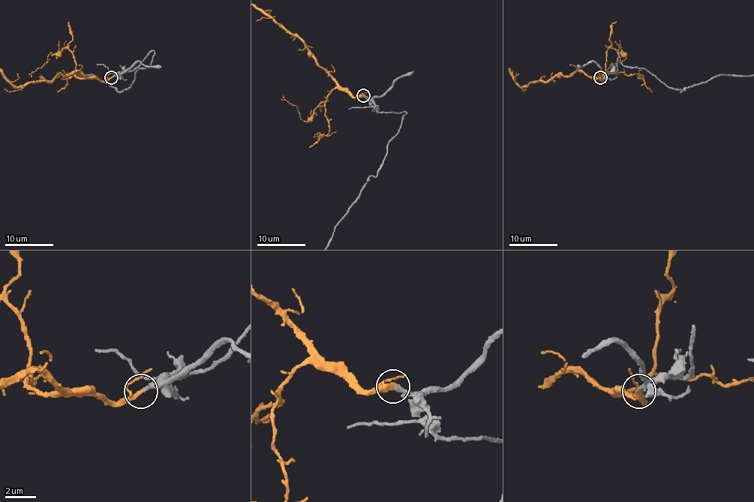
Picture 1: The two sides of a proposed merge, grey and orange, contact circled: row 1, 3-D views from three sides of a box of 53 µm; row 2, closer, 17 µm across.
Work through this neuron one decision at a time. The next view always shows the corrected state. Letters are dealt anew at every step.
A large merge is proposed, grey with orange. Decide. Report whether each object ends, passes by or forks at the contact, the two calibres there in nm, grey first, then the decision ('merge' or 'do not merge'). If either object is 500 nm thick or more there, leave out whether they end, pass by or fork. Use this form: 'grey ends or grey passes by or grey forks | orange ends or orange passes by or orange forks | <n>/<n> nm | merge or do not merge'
grey ends | orange passes by | 280/240 nm | merge

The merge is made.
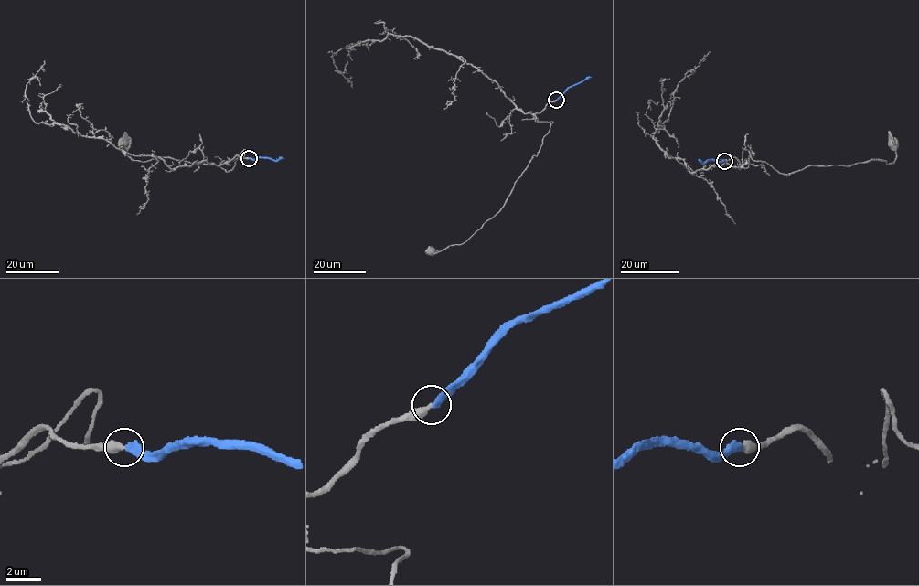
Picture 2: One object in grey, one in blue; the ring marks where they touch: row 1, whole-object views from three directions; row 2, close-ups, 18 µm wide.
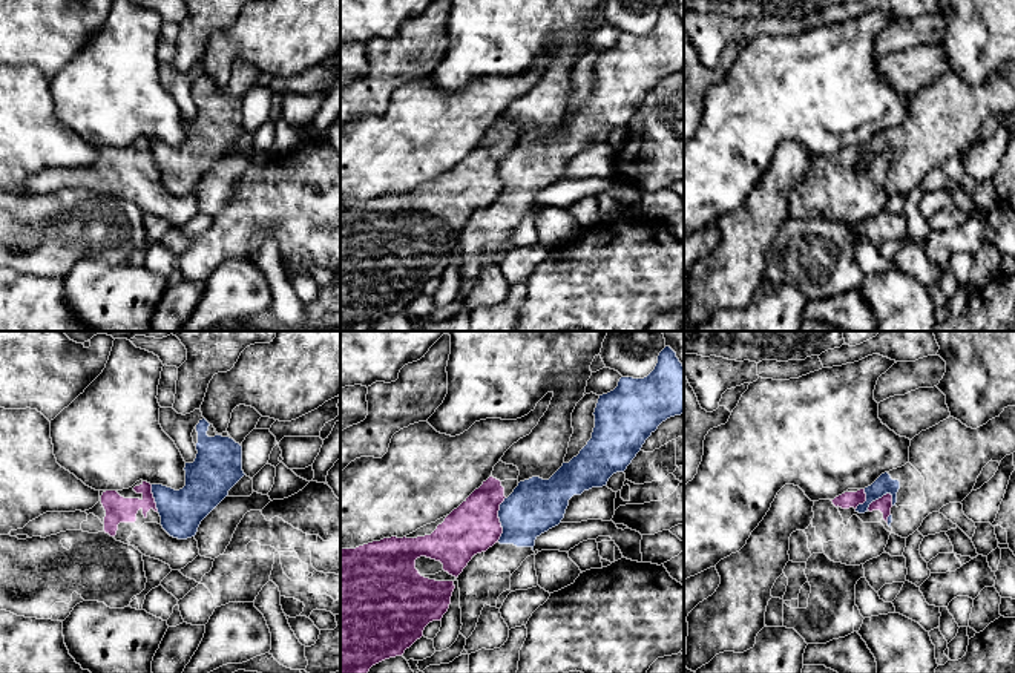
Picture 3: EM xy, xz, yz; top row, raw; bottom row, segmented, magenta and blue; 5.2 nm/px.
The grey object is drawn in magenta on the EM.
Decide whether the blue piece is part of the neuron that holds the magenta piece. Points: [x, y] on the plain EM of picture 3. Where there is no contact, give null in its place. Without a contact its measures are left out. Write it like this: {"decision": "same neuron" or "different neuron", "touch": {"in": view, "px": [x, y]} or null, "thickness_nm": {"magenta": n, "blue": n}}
{"decision": "different neuron", "touch": {"in": "xz", "px": [499, 177]}, "thickness_nm": {"magenta": 280, "blue": 280}}

